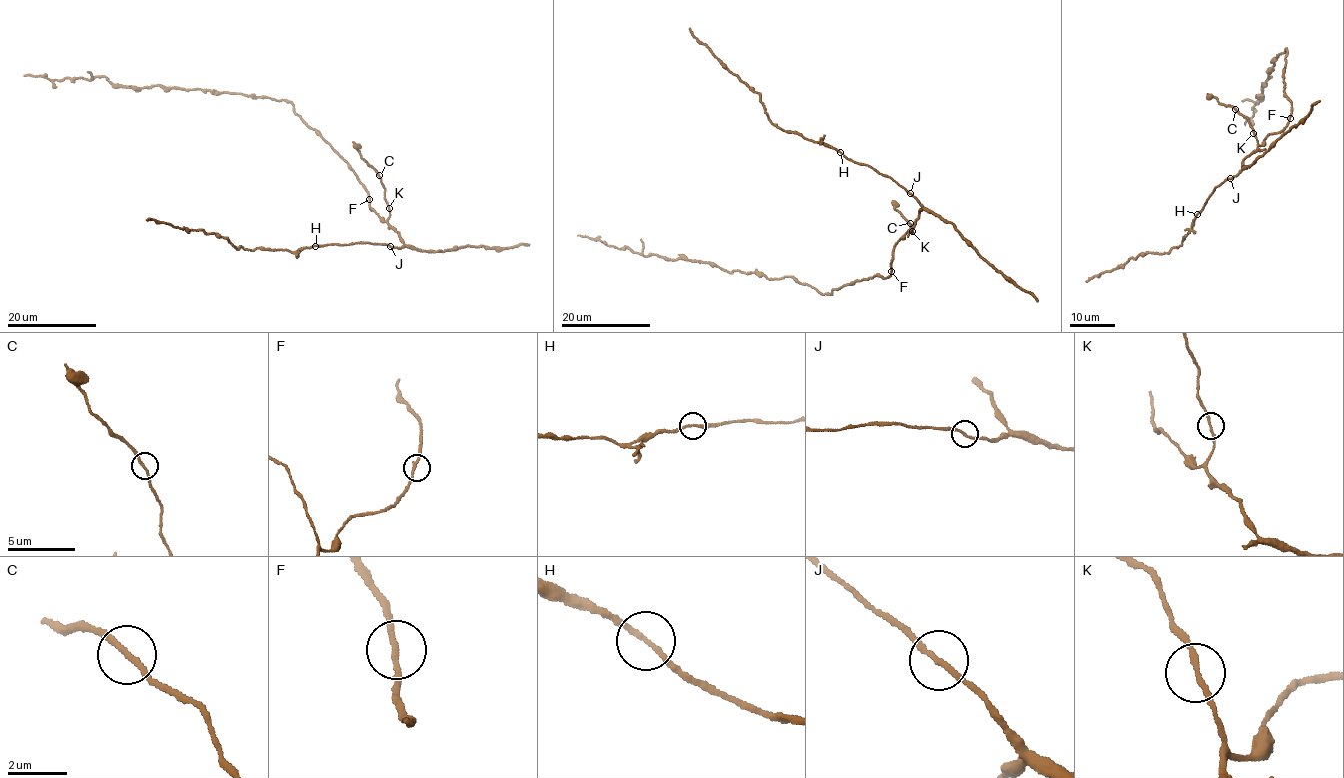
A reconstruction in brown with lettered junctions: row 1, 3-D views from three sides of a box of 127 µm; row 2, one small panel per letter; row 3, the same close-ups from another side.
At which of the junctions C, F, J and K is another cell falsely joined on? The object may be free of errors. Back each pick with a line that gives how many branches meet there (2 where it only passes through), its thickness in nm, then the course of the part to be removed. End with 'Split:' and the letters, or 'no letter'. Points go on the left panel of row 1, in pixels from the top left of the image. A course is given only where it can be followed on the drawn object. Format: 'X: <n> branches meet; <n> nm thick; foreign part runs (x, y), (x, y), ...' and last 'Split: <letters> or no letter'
Split: no letter

